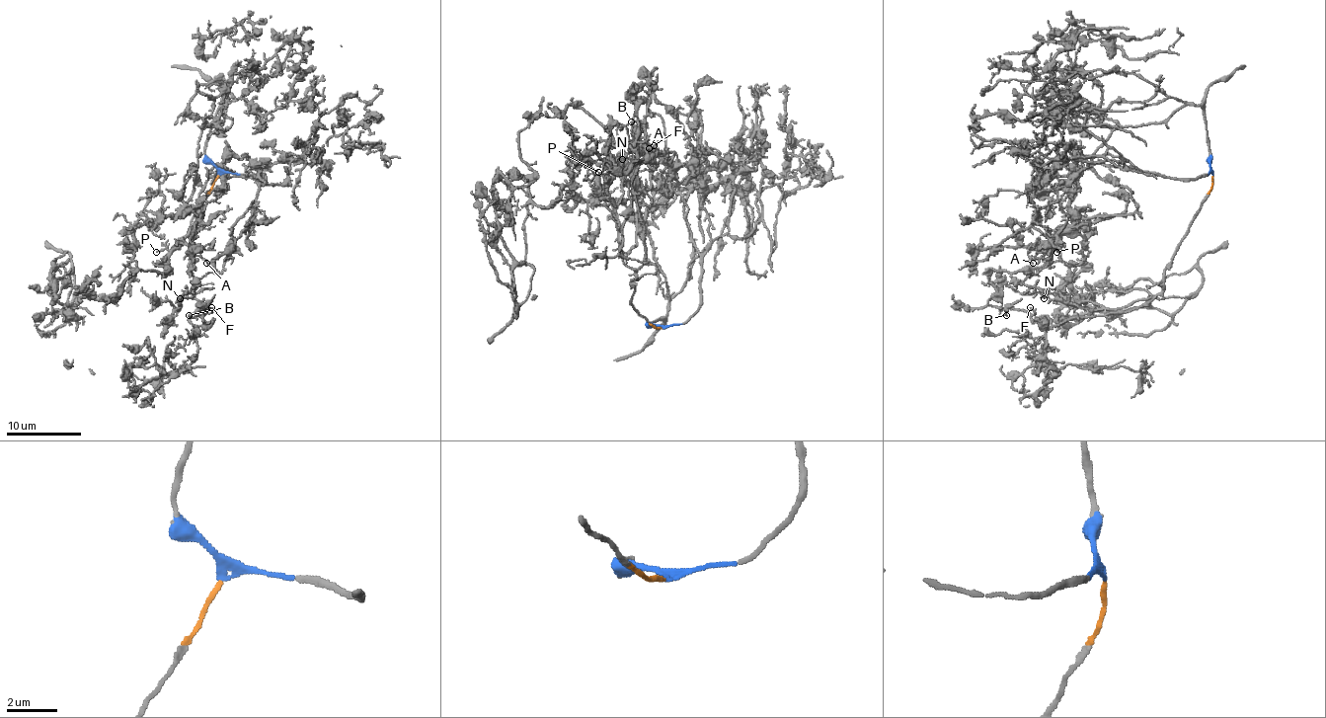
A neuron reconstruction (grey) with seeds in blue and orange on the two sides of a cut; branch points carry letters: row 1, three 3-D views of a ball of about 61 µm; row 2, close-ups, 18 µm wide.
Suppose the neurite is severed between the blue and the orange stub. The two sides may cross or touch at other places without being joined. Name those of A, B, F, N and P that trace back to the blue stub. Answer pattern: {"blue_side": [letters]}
{"blue_side": ["A", "P"]}

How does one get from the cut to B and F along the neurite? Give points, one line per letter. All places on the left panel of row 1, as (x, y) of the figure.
B: (218, 174), (189, 228), (194, 296), (201, 311), (189, 319), (199, 327), (203, 323), (203, 310), (189, 315)
F: (218, 174), (189, 228), (194, 296), (201, 308), (197, 315), (189, 319), (195, 327), (203, 323), (211, 308)

